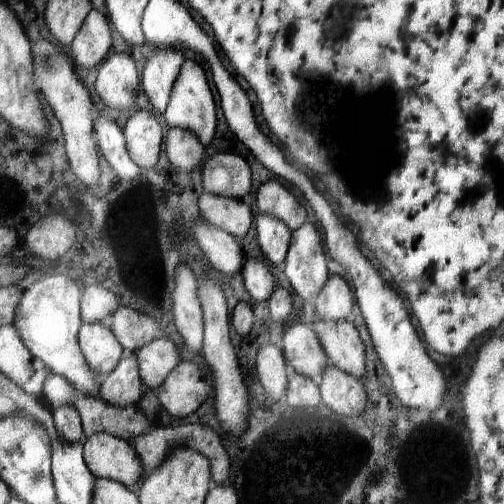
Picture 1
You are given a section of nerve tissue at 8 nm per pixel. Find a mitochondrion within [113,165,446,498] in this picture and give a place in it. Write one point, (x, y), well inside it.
(152, 457)

